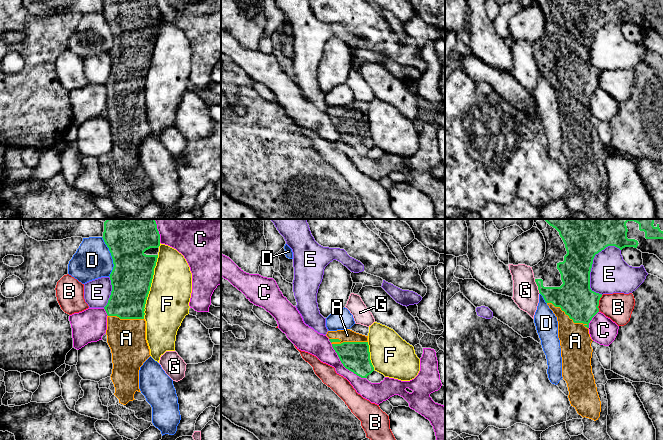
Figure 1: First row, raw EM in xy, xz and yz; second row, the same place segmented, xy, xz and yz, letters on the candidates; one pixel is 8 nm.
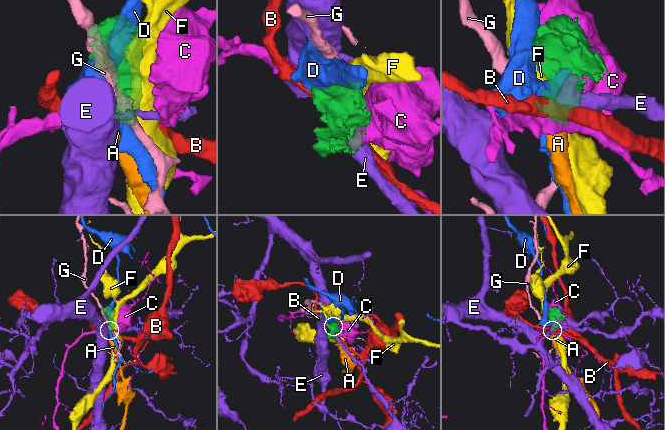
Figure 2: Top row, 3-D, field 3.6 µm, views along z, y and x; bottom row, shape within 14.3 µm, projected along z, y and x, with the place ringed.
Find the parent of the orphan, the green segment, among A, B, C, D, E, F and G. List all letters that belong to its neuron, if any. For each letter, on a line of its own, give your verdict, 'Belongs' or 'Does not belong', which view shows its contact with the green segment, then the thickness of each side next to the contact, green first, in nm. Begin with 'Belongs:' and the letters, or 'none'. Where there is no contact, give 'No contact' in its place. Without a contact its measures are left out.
Belongs: A
A: Belongs. Touches green in xz. Thickness 240 nm (green) against 100 nm
B: Does not belong. Touches green in yz. Thickness 280 nm (green) against 220 nm
C: Does not belong. Touches green in xz. Thickness 240 nm (green) against 170 nm
D: Does not belong. Touches green in xy. Thickness 320 nm (green) against 300 nm
E: Does not belong. Touches green in yz. Thickness 280 nm (green) against 300 nm
F: Does not belong. Touches green in xy. Thickness 320 nm (green) against 340 nm
G: Does not belong. Touches green in yz. Thickness 200 nm (green) against 200 nm

